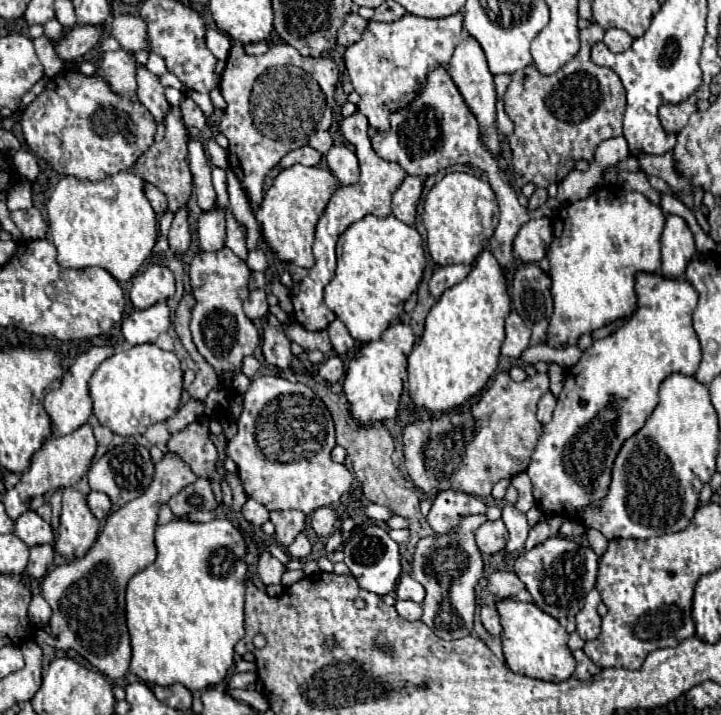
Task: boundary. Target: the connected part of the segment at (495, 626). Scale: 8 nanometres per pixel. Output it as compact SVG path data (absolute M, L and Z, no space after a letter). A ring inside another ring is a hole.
M495 605L481 607L481 621L489 633L493 633L493 635L501 633L501 621L499 621L499 613L497 613Z

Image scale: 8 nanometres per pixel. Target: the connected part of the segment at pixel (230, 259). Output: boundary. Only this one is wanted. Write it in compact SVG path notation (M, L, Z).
M223 247L217 253L197 253L189 265L189 281L191 281L191 295L195 299L195 305L191 309L191 335L193 335L193 343L197 345L197 351L205 357L205 361L219 373L219 377L223 373L229 373L229 377L233 373L237 373L241 369L241 361L245 355L251 355L255 351L255 347L259 345L259 333L255 329L255 325L251 323L251 319L245 315L243 311L243 303L249 295L249 277L251 277L251 269L247 267L247 263L243 259L239 259L231 249Z

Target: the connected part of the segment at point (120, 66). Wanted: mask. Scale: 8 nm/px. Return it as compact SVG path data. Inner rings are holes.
M123 49L103 53L101 73L107 79L109 87L115 93L121 93L129 99L137 99L137 81L135 81L135 57Z

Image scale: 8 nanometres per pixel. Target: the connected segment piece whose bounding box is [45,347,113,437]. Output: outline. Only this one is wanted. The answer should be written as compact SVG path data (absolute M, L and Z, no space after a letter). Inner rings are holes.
M93 347L93 349L85 351L85 353L81 353L77 357L77 361L69 367L69 371L63 375L61 387L51 391L51 393L47 393L47 397L45 397L45 411L51 417L51 429L53 429L51 435L53 437L67 435L73 429L81 427L89 419L89 415L93 411L93 401L89 397L89 379L93 377L95 369L111 355L113 355L113 347Z

